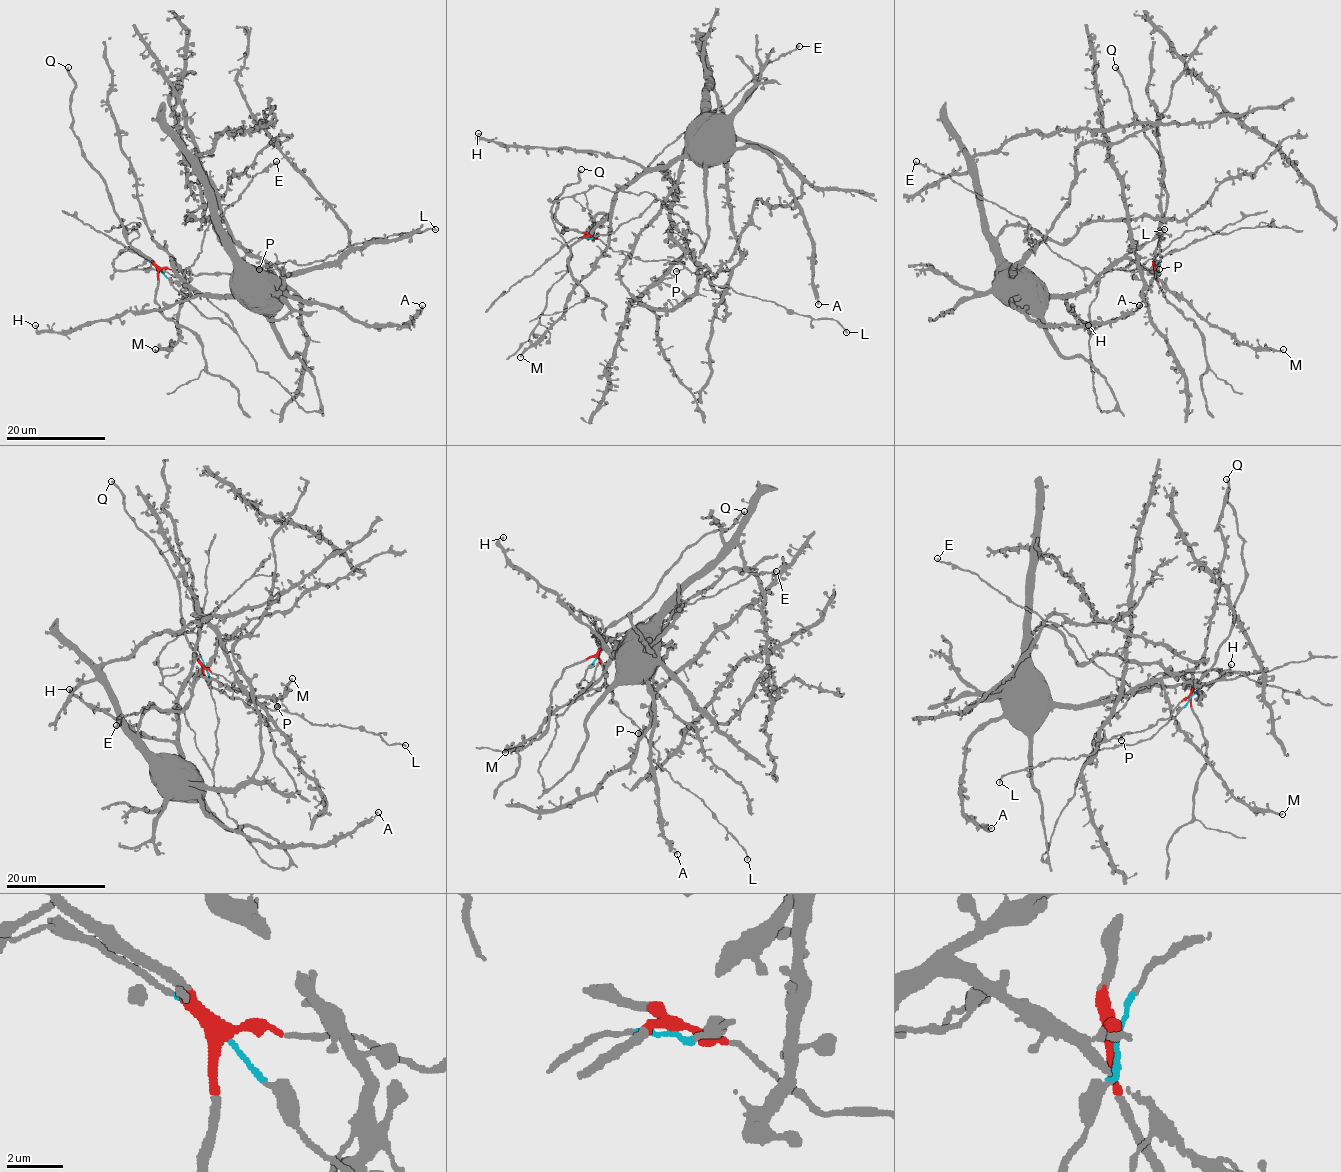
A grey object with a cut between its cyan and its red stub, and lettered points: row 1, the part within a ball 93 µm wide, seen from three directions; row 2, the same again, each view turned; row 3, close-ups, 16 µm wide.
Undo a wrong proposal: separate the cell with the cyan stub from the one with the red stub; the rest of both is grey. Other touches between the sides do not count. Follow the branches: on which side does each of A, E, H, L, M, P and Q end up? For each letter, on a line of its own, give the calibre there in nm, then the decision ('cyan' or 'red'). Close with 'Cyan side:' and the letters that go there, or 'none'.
A: 200 nm thick; cyan
E: 360 nm thick; cyan
H: 240 nm thick; cyan
L: 260 nm thick; red
M: 260 nm thick; cyan
P: 340 nm thick; red
Q: 320 nm thick; red
Cyan side: A, E, H, M

